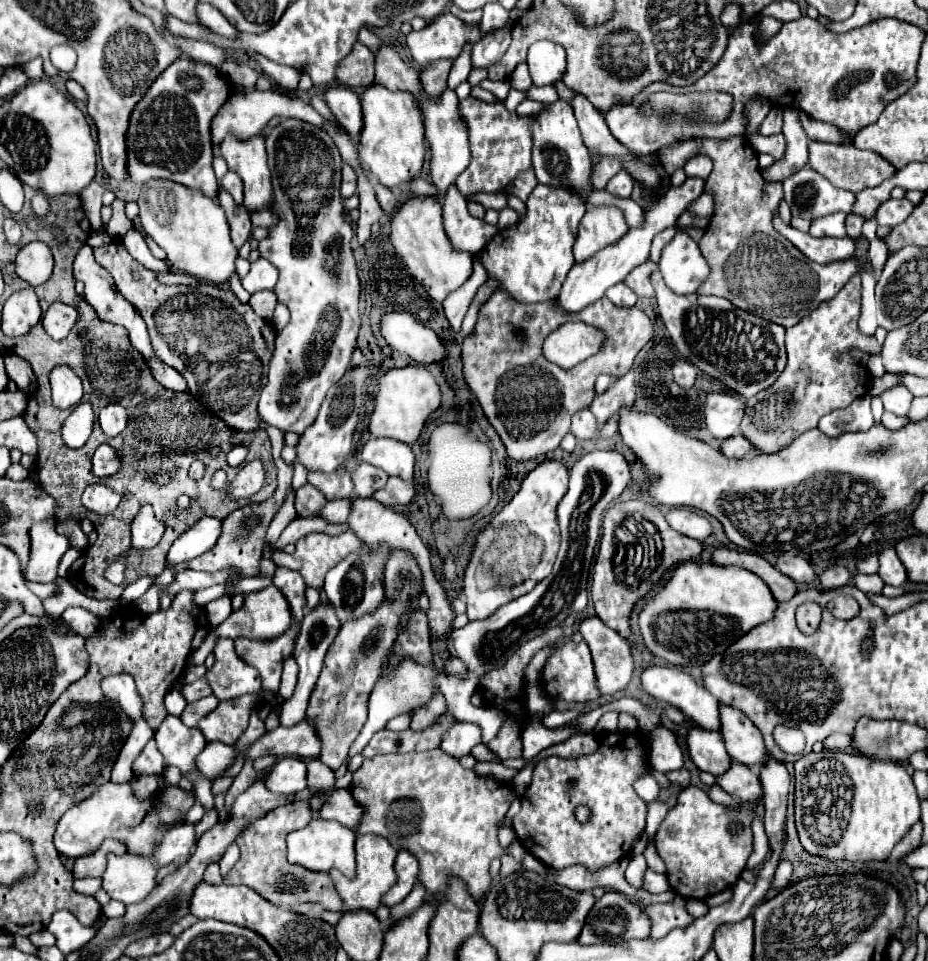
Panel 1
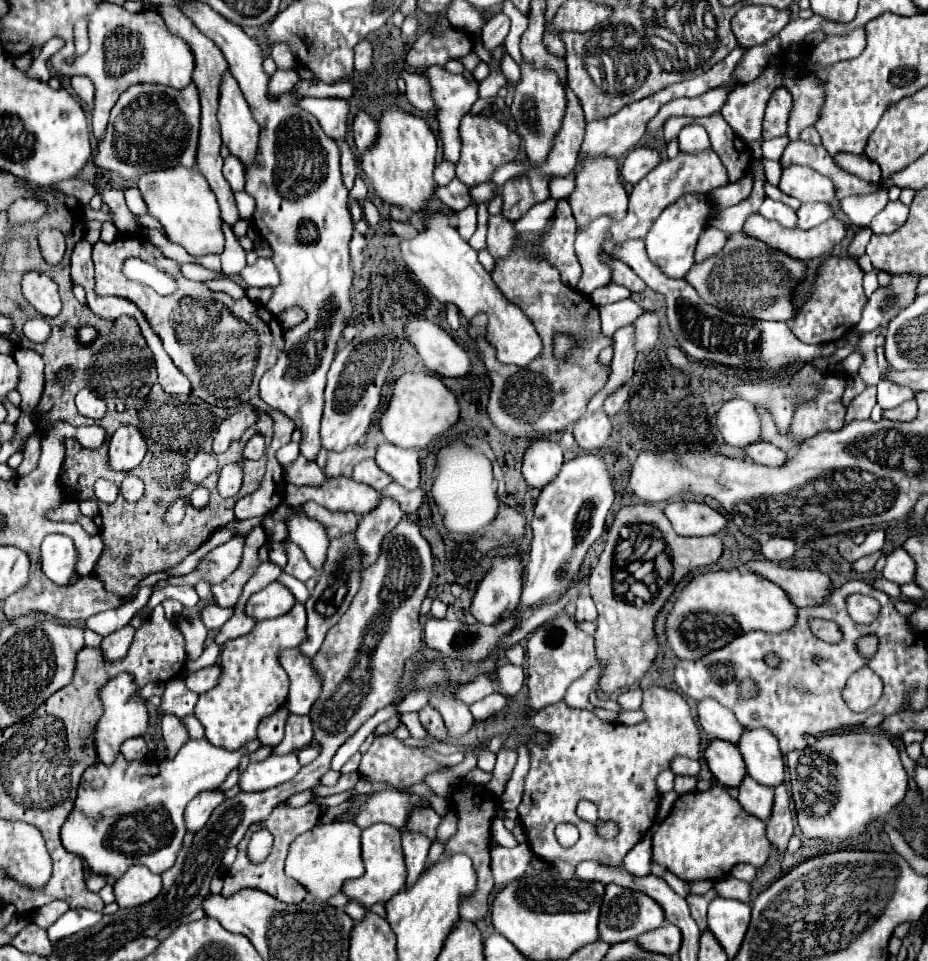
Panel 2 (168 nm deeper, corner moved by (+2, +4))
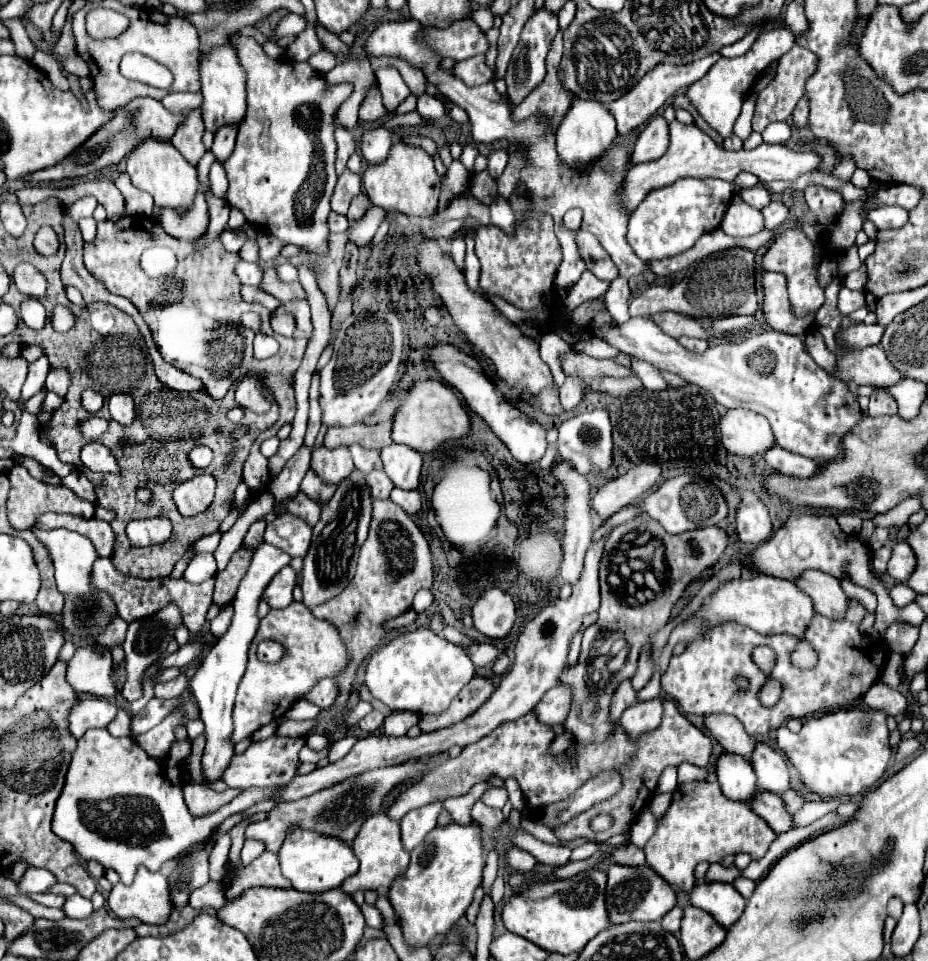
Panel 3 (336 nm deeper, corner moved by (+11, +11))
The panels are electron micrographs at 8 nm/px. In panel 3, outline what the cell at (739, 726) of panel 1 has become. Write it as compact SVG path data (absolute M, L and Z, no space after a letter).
M762 742L756 744L754 756L752 756L752 766L758 776L760 790L784 794L786 790L792 788L786 760L782 758L782 754L772 750L768 744L762 744Z

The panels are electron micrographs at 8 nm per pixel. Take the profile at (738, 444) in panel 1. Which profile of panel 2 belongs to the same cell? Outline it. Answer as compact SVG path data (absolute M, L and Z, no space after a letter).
M751 443L751 447L745 447L745 455L749 459L753 459L755 463L761 463L761 465L769 465L769 467L779 467L787 461L787 453L777 449L775 445L771 443Z

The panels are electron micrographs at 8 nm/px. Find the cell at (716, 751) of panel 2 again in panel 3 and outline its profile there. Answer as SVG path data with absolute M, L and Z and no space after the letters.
M722 754L718 758L716 772L720 788L726 798L750 804L758 794L754 768L746 758L736 754Z

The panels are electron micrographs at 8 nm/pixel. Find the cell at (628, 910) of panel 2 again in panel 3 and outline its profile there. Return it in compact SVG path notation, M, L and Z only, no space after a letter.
M612 864L608 868L608 888L606 888L606 906L610 912L612 924L622 924L630 920L660 920L676 904L676 892L666 884L648 864L644 866L622 866Z

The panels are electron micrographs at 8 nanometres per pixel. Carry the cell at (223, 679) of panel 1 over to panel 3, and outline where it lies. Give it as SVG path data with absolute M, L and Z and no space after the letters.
M180 674L178 678L174 678L174 680L170 680L170 682L164 682L164 684L158 682L156 688L154 688L154 696L160 698L160 700L176 698L176 696L180 696L180 694L186 690L186 686L188 686L188 680L186 680L184 674Z

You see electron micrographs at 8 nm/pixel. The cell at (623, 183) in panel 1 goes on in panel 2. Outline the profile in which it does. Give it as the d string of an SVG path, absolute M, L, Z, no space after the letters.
M633 149L623 165L621 165L621 177L625 183L629 185L635 185L639 179L643 179L655 165L659 163L659 153L653 151L653 149Z

